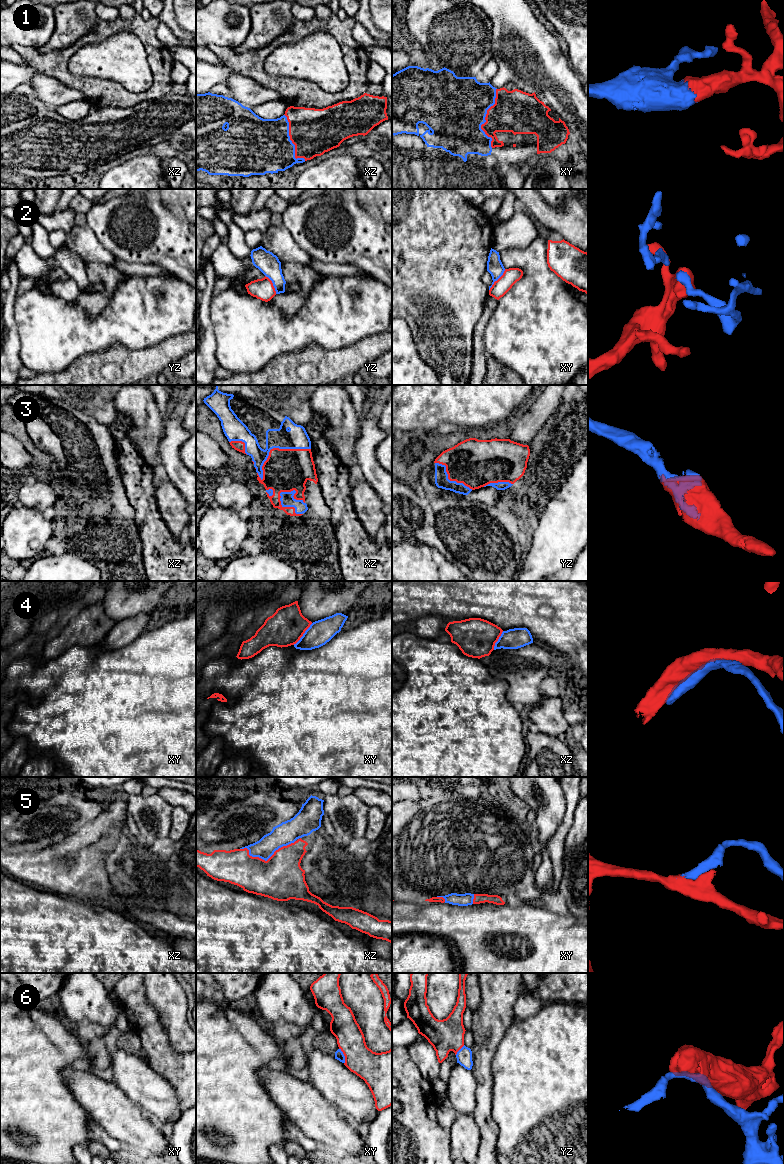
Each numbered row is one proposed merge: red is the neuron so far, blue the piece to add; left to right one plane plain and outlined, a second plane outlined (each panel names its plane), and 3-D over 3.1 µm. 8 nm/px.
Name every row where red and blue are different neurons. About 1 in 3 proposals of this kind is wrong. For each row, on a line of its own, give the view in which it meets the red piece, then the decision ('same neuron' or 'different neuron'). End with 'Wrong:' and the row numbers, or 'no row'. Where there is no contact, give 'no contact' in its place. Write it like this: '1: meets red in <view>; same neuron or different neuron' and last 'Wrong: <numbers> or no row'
1: meets red in xy; same neuron
2: meets red in xy; different neuron
3: meets red in xz; same neuron
4: meets red in xy; same neuron
5: meets red in xz; same neuron
6: meets red in xy; different neuron
Wrong: 2, 6

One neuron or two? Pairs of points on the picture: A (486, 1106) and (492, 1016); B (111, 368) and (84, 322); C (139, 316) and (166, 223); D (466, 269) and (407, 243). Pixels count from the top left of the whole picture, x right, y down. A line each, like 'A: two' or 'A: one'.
A: one
B: two
C: two
D: one

